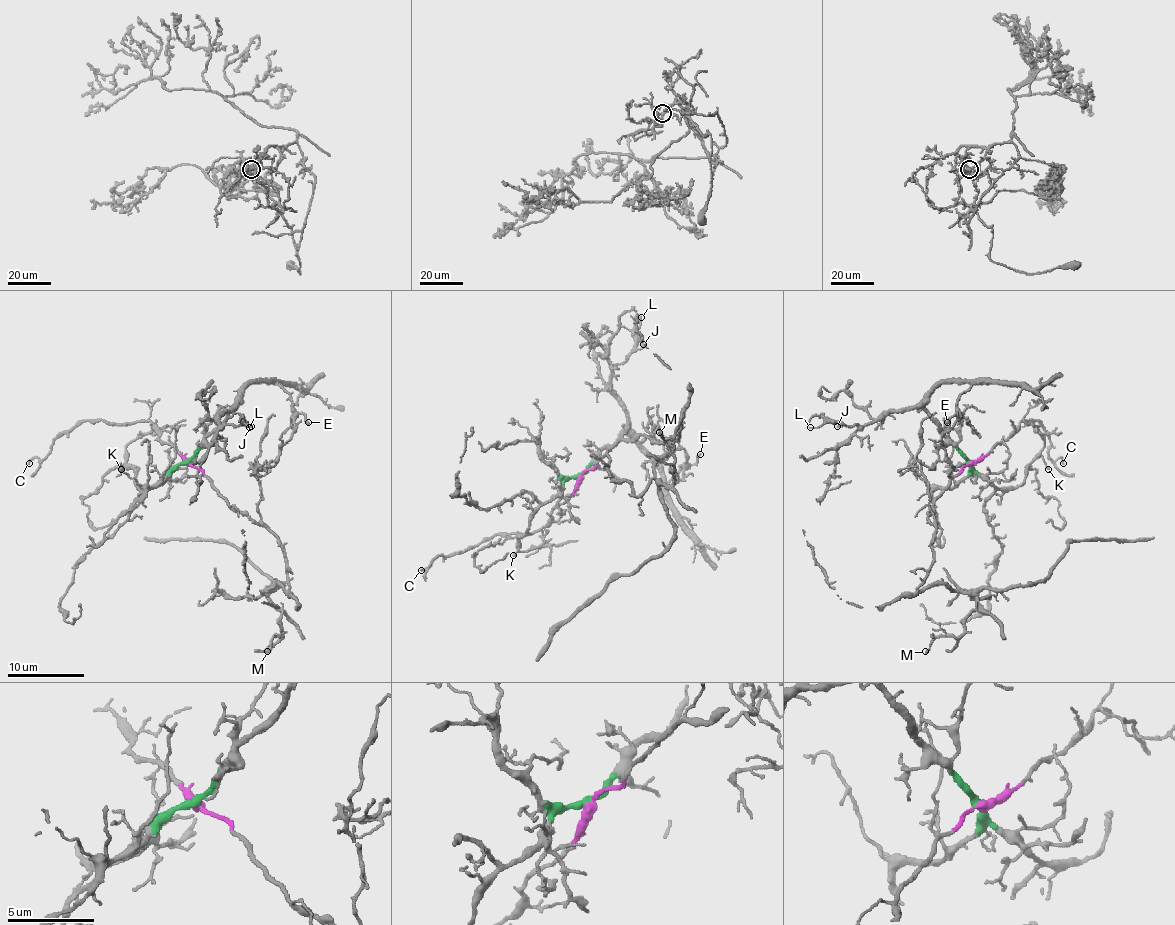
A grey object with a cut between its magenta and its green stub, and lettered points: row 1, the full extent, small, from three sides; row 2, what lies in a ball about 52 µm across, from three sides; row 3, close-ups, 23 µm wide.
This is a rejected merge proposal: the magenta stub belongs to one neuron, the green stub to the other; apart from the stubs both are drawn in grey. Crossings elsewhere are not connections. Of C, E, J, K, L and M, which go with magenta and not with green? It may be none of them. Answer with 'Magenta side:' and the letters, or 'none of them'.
Magenta side: C, M

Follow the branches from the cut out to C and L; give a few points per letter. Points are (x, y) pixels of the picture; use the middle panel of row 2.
C: (580, 476), (580, 486), (541, 528), (530, 534), (497, 534), (447, 557), (439, 555), (420, 570)
L: (580, 476), (626, 426), (626, 409), (610, 384), (610, 372), (634, 347), (641, 317)

